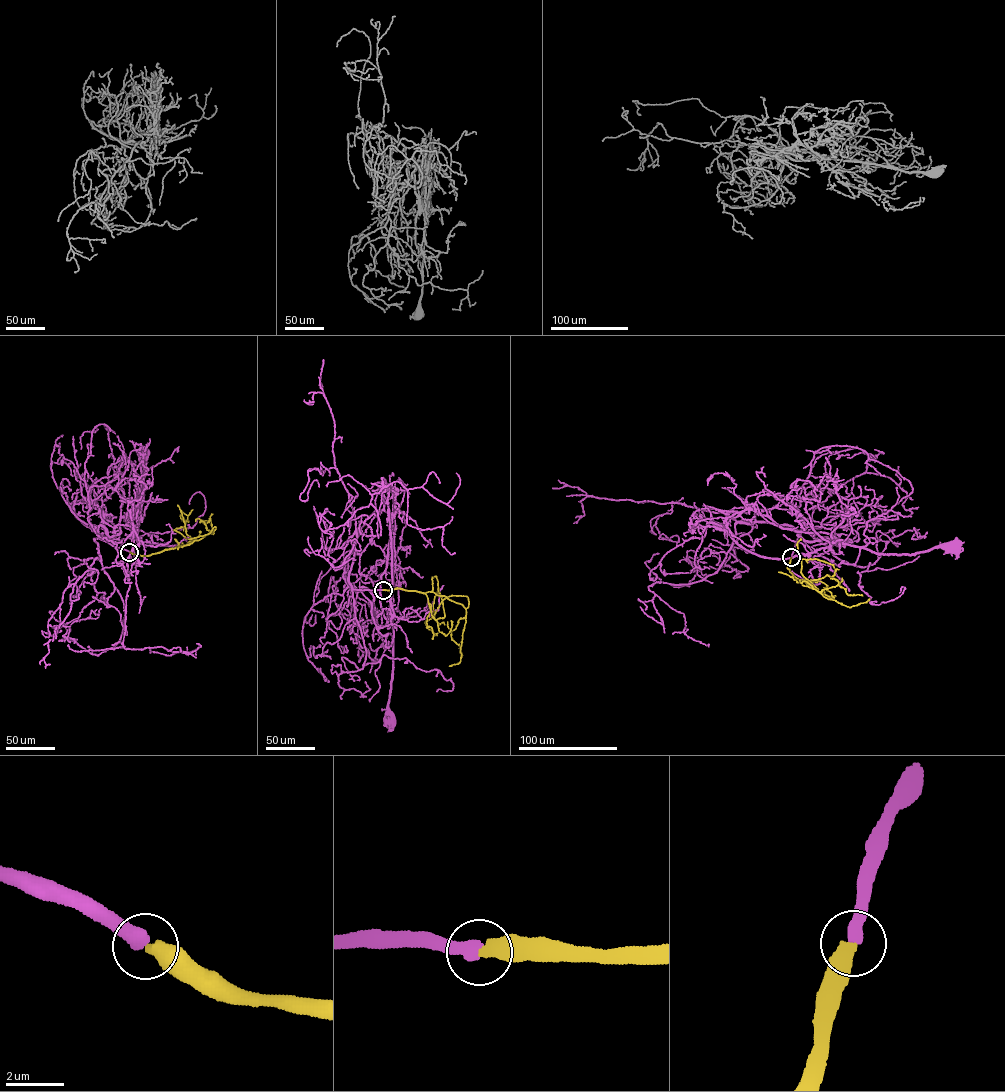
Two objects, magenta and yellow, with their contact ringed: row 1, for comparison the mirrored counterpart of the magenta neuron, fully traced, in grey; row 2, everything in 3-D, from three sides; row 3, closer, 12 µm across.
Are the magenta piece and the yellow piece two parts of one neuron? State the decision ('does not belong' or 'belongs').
belongs

